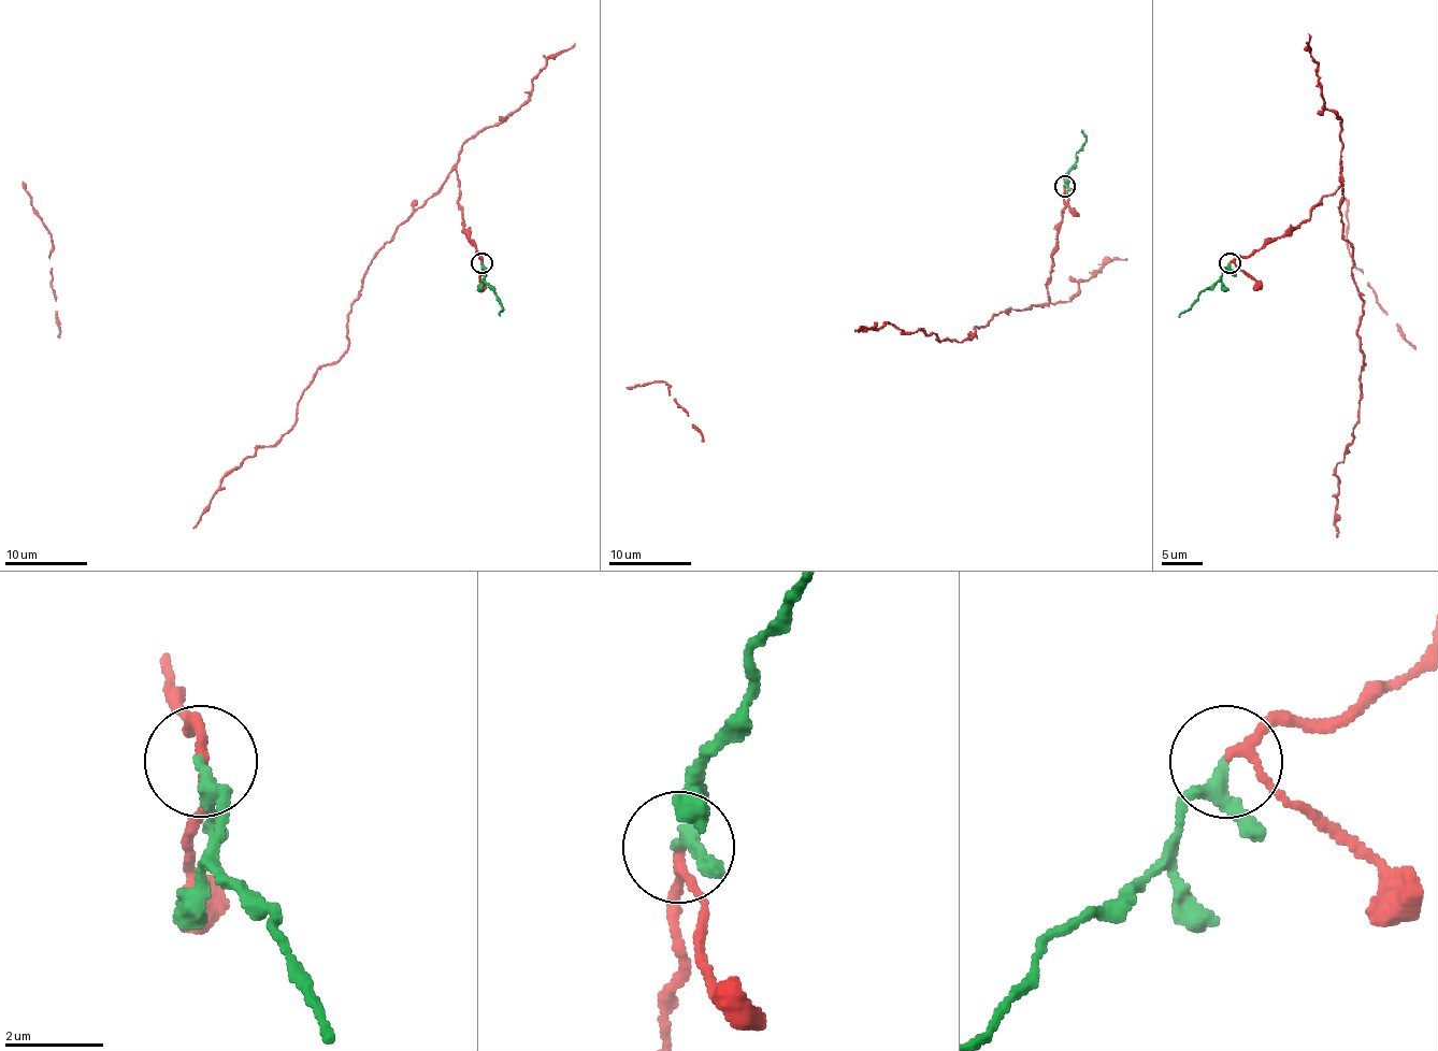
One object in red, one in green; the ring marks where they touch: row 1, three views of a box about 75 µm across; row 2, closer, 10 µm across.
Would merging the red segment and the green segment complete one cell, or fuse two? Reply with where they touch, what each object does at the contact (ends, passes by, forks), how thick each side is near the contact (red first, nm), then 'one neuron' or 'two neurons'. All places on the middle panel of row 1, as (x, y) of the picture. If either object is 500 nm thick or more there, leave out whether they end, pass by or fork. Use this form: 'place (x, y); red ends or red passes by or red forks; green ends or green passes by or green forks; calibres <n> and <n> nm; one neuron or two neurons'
place (1064, 186); red passes by; green passes by; calibres 150 and 220 nm; one neuron

